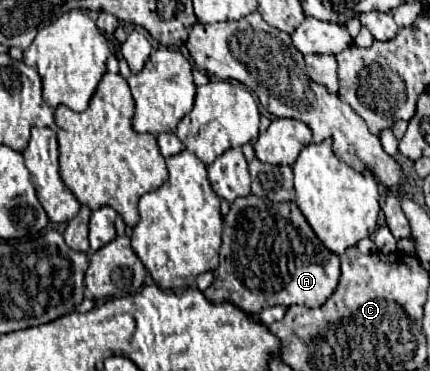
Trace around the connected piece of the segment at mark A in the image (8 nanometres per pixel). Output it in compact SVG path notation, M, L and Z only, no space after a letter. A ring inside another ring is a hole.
M251 194L231 202L223 224L219 266L213 270L213 278L213 284L203 292L213 304L231 302L243 312L261 312L271 306L289 308L293 304L319 308L337 288L341 260L321 244L295 202L275 204L269 198ZM291 214L299 214L299 230L293 226Z

